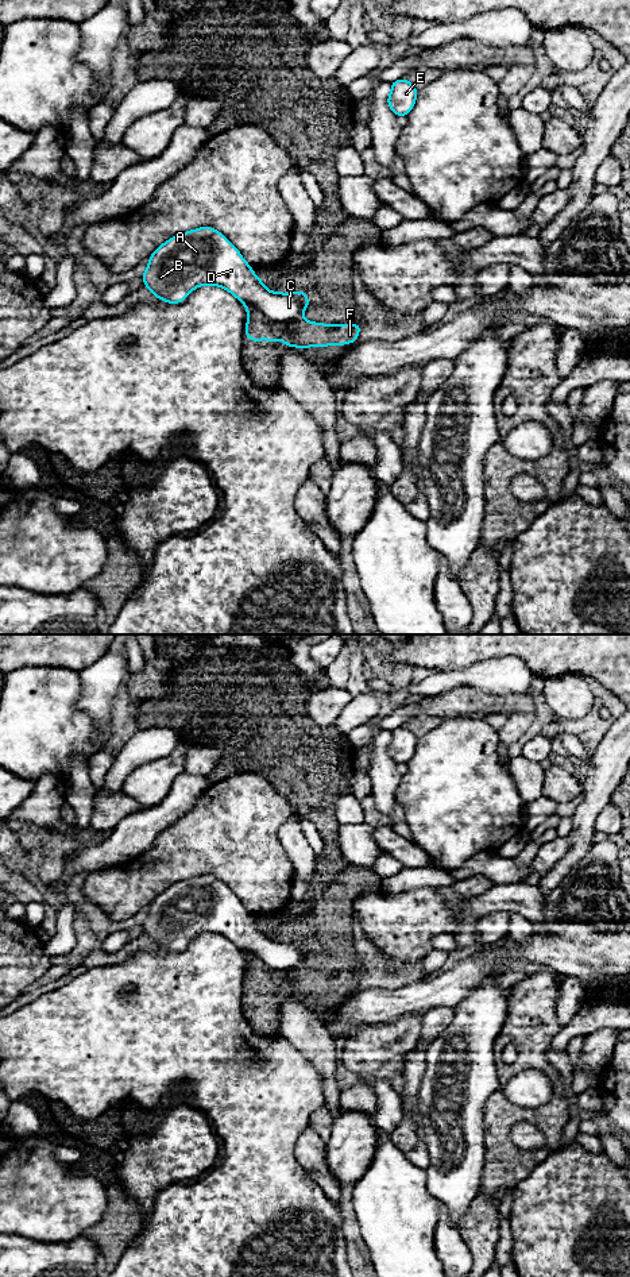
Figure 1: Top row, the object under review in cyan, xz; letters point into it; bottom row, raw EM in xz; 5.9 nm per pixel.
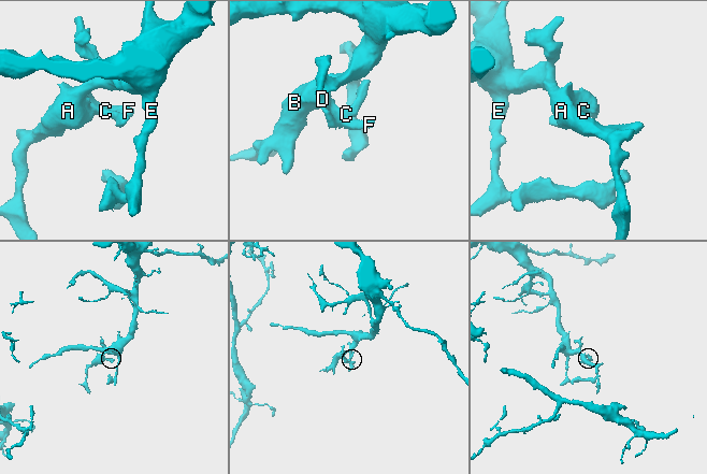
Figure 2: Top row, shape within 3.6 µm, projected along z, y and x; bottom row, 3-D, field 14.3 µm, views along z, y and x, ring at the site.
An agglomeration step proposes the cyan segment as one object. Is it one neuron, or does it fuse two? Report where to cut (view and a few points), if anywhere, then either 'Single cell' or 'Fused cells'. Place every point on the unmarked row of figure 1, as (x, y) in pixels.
Split along xz (244, 952), (254, 953), (273, 969), (300, 967). Fused cells

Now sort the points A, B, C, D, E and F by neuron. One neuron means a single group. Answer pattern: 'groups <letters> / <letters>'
groups A B C D E / F

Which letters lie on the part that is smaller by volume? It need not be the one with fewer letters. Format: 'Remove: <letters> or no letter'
Remove: F

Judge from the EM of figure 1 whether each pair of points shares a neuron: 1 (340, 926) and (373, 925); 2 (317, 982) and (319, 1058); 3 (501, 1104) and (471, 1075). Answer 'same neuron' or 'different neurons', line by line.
1: different neurons
2: different neurons
3: different neurons

